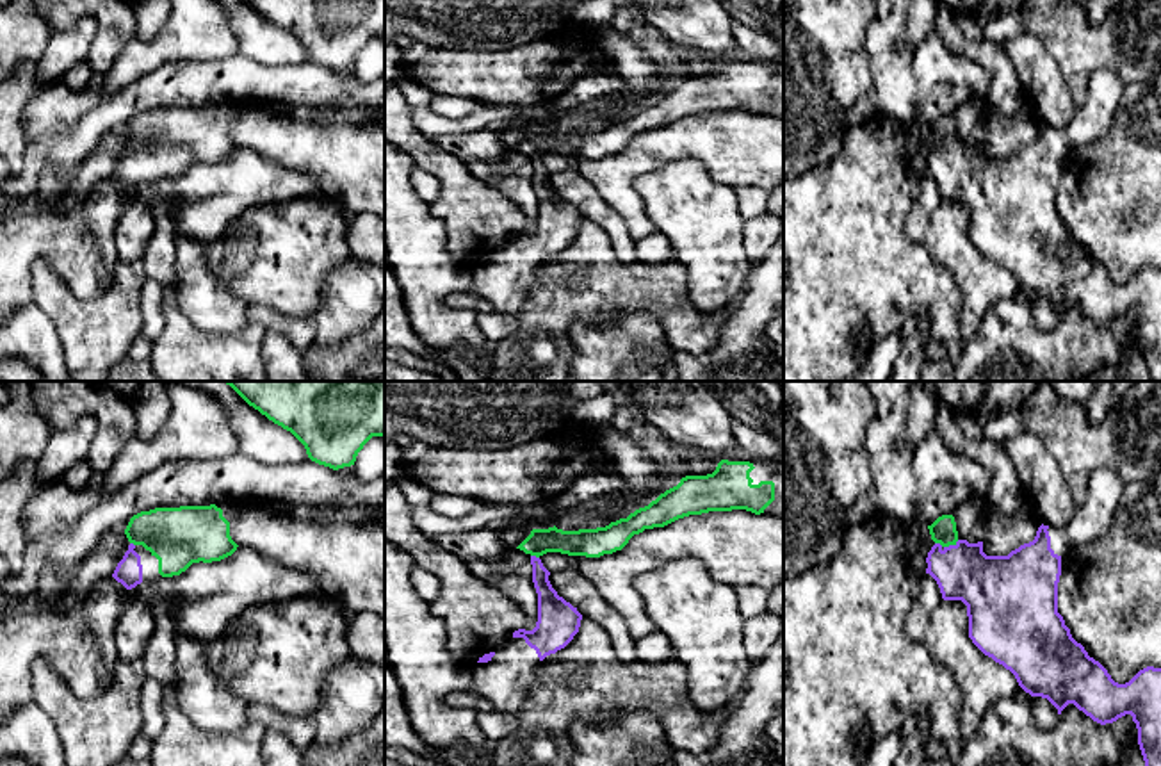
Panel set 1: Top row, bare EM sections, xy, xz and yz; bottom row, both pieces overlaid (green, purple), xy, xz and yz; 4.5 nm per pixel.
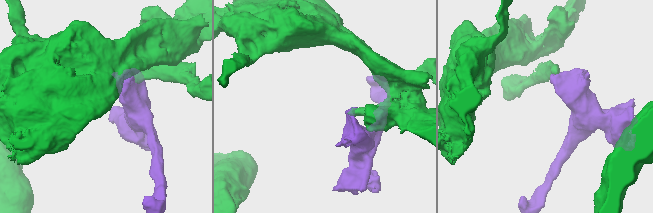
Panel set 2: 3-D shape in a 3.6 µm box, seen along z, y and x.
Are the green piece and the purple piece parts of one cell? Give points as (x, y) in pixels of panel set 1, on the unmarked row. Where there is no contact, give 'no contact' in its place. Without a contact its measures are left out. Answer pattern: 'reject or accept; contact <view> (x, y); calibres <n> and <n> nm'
accept; contact yz (946, 146); calibres 120 and 260 nm

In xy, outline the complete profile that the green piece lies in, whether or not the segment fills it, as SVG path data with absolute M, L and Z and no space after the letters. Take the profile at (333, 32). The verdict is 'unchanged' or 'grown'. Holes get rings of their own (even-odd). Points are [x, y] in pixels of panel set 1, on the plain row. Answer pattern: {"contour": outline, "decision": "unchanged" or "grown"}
{"contour": "M244 0L290 32L312 62L351 68L372 37L385 37L385 0Z", "decision": "unchanged"}

